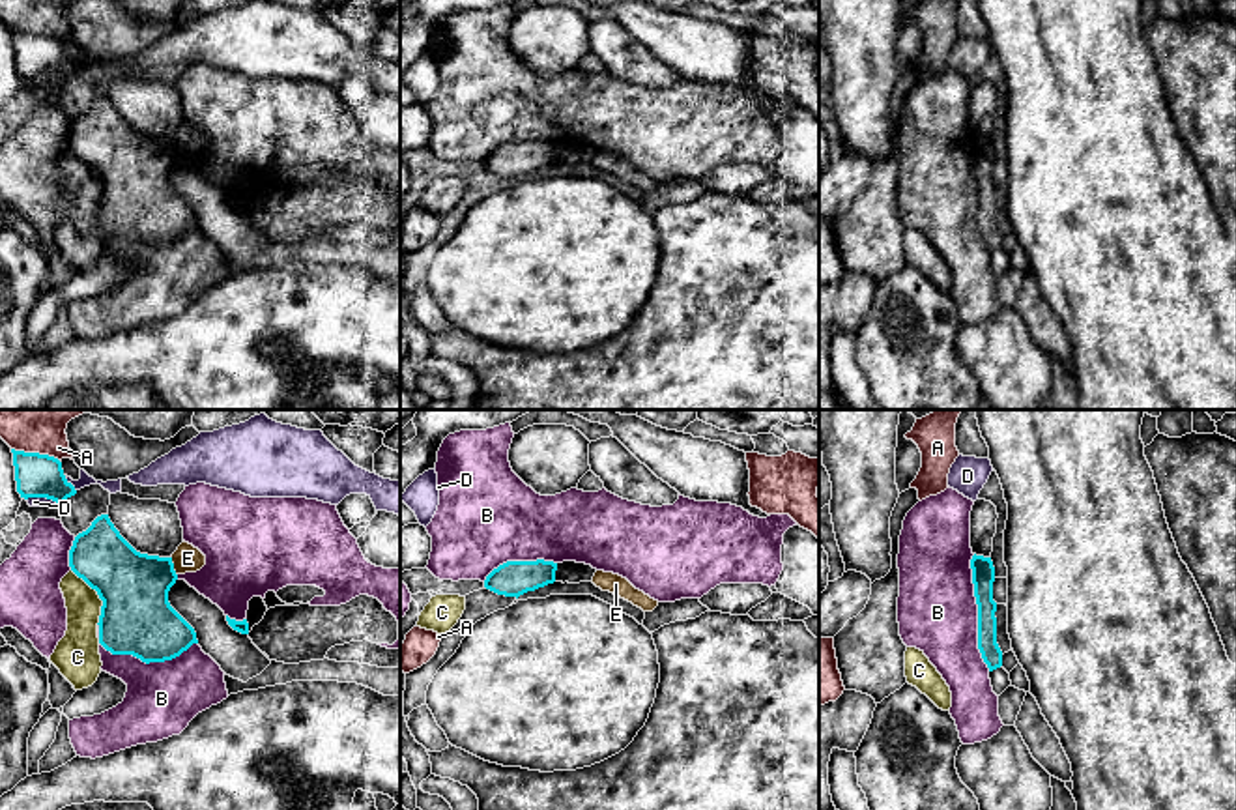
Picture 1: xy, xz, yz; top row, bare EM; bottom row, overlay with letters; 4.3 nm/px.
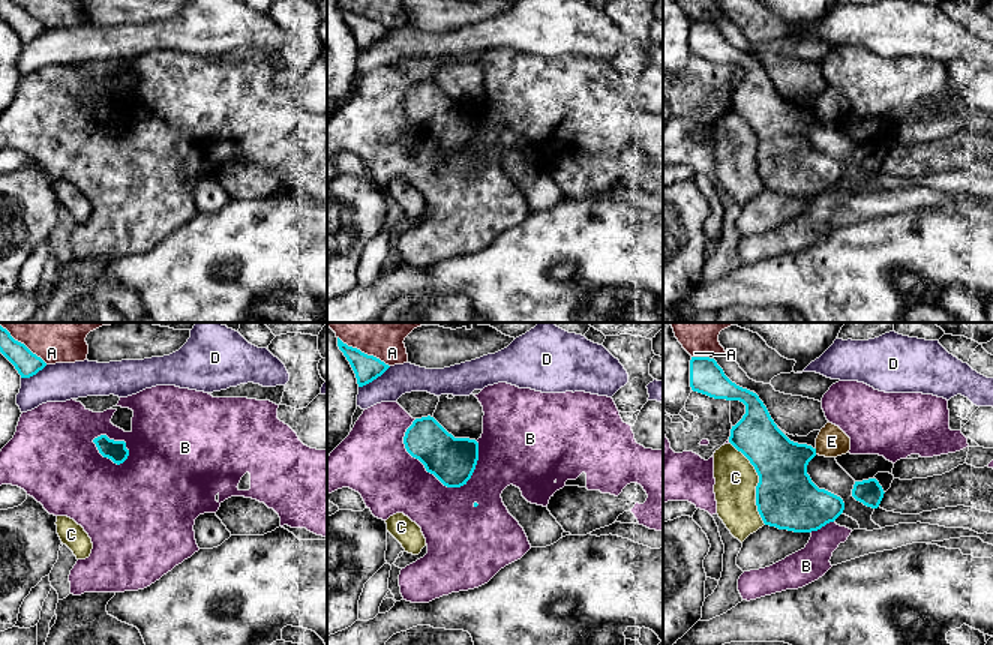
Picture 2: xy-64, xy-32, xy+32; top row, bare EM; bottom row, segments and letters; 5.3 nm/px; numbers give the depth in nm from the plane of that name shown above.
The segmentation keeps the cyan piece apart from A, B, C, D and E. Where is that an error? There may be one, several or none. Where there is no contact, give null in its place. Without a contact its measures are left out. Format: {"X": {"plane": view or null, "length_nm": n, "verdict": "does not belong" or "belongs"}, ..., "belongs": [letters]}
{"A": {"plane": "xy", "length_nm": 220, "verdict": "does not belong"}, "B": {"plane": "yz", "length_nm": 500, "verdict": "does not belong"}, "C": {"plane": "xy", "length_nm": 260, "verdict": "does not belong"}, "D": {"plane": "xy", "length_nm": 150, "verdict": "does not belong"}, "E": {"plane": "xy", "length_nm": 80, "verdict": "does not belong"}, "belongs": []}

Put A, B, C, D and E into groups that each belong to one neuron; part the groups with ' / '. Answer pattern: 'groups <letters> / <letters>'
groups A / B / C / D / E

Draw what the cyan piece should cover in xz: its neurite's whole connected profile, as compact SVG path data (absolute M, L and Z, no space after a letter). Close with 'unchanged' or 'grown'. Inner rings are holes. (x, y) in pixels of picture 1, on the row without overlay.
M507 142L494 150L484 168L505 178L520 178L555 163L557 144L553 142Z; unchanged

